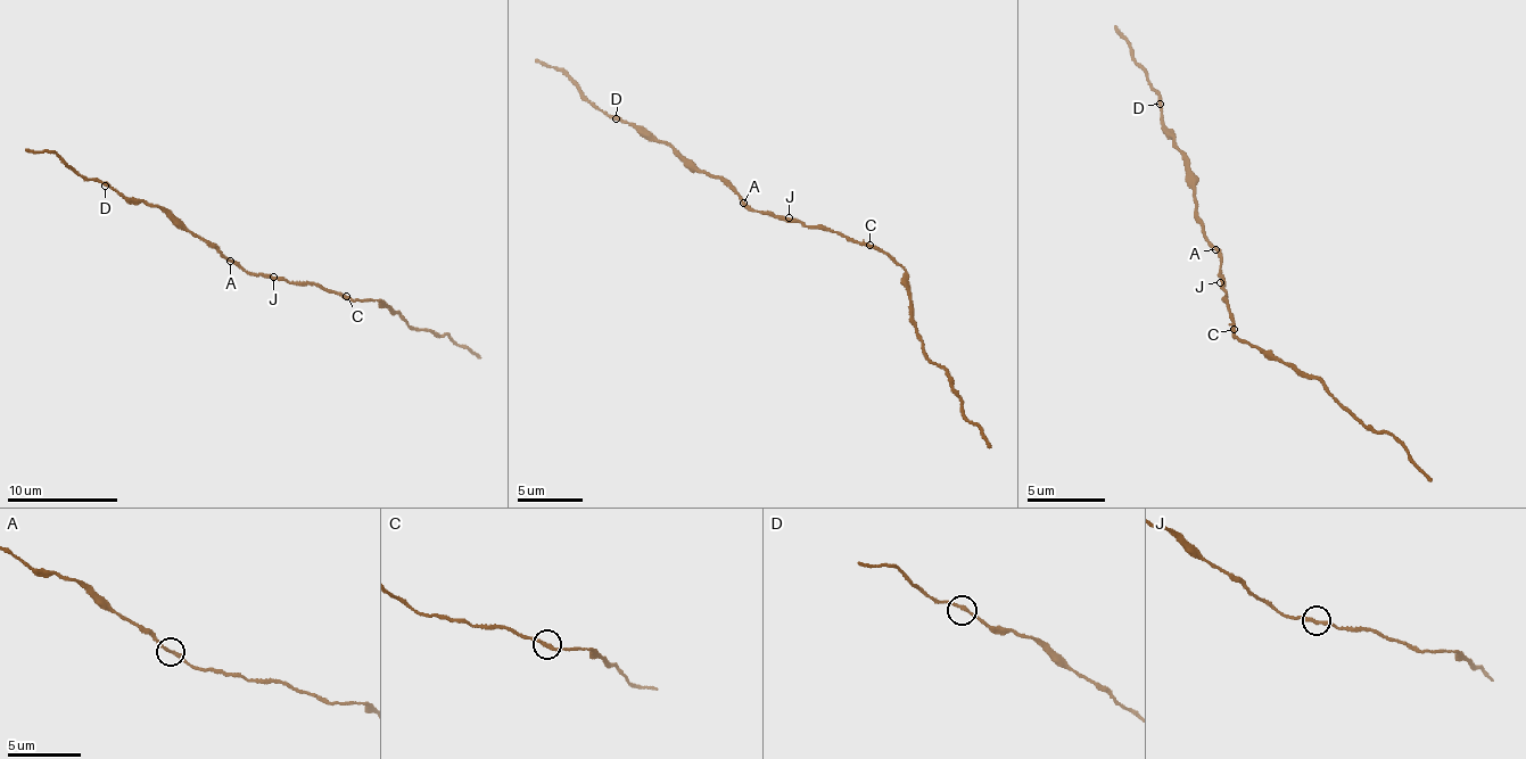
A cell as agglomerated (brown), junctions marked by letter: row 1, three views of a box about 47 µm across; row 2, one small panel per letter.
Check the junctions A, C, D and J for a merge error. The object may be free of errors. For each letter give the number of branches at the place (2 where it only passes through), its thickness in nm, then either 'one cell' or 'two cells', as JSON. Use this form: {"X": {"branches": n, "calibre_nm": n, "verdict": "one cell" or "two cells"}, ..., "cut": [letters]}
{"A": {"branches": 2, "calibre_nm": 200, "verdict": "one cell"}, "C": {"branches": 2, "calibre_nm": 200, "verdict": "one cell"}, "D": {"branches": 2, "calibre_nm": 200, "verdict": "one cell"}, "J": {"branches": 2, "calibre_nm": 220, "verdict": "one cell"}, "cut": []}

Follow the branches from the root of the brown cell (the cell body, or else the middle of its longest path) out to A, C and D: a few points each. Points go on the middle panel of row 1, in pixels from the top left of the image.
A: (785, 221), (773, 213), (749, 211), (743, 203)
C: (785, 221), (824, 225), (869, 246)
D: (785, 221), (773, 213), (749, 211), (726, 183), (691, 172), (668, 143), (649, 140), (616, 118)

